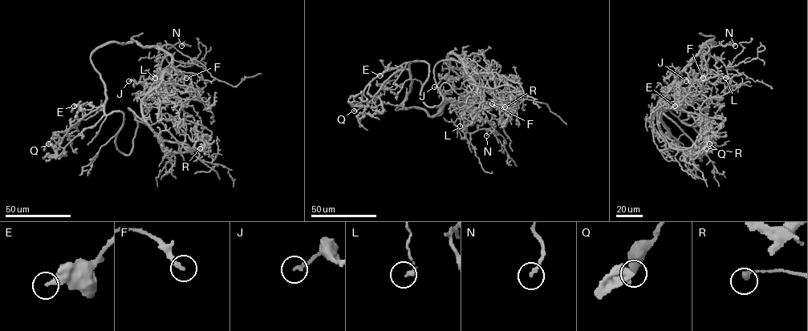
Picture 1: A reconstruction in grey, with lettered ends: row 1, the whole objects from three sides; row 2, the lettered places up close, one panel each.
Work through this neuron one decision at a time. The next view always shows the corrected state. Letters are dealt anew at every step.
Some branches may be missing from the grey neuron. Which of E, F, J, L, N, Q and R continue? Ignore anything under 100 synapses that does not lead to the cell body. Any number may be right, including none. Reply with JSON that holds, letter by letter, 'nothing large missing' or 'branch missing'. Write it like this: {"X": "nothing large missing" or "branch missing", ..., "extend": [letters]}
{"E": "nothing large missing", "F": "nothing large missing", "J": "nothing large missing", "L": "nothing large missing", "N": "nothing large missing", "Q": "nothing large missing", "R": "nothing large missing", "extend": []}

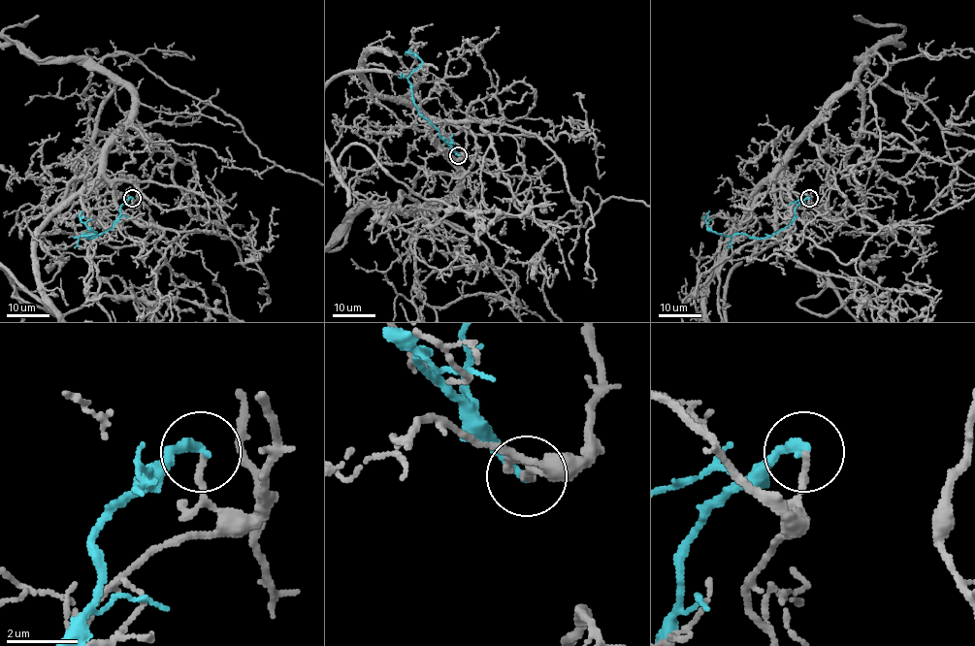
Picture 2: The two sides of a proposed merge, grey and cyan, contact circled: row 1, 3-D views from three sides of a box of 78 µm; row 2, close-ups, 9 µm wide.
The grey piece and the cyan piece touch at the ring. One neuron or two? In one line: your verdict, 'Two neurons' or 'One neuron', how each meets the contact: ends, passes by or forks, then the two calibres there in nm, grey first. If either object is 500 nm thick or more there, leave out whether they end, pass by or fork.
Two neurons. At the ring grey ends. At the ring cyan ends. Thickness 200 nm (grey) against 280 nm

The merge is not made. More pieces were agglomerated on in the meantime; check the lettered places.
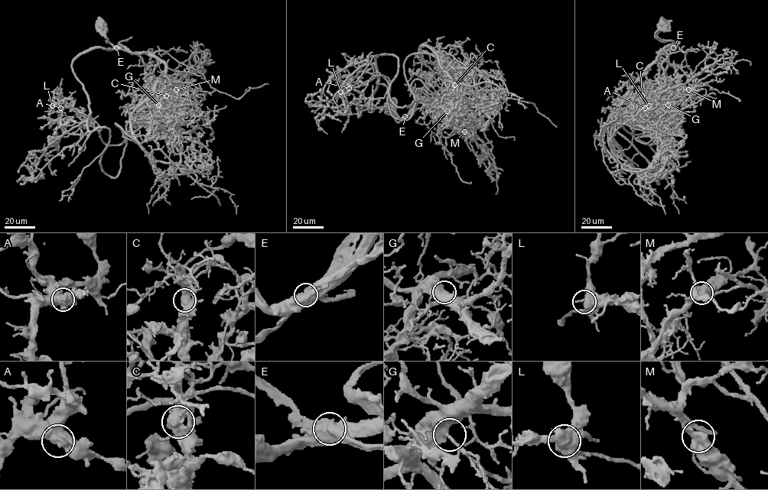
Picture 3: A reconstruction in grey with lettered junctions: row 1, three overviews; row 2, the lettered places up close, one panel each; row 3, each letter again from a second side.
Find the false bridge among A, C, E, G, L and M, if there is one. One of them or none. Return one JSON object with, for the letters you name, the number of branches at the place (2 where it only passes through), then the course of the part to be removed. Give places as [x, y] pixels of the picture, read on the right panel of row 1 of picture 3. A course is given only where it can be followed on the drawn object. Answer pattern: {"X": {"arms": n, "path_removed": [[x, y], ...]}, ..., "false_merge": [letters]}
{"E": {"arms": 2, "path_removed": [[673, 47], [665, 55], [678, 85], [651, 131], [677, 145], [645, 127], [632, 133], [643, 133], [649, 89]]}, "false_merge": ["E"]}

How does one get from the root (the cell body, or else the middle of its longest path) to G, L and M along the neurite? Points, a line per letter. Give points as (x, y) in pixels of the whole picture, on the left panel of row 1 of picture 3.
G: (102, 24), (105, 24), (106, 42), (135, 53), (141, 59), (144, 66), (146, 100), (158, 105)
L: (102, 24), (114, 47), (89, 48), (72, 65), (89, 117), (63, 127), (62, 109), (52, 105)
M: (102, 24), (105, 24), (106, 42), (135, 53), (141, 59), (147, 101), (153, 104), (161, 102), (176, 89)

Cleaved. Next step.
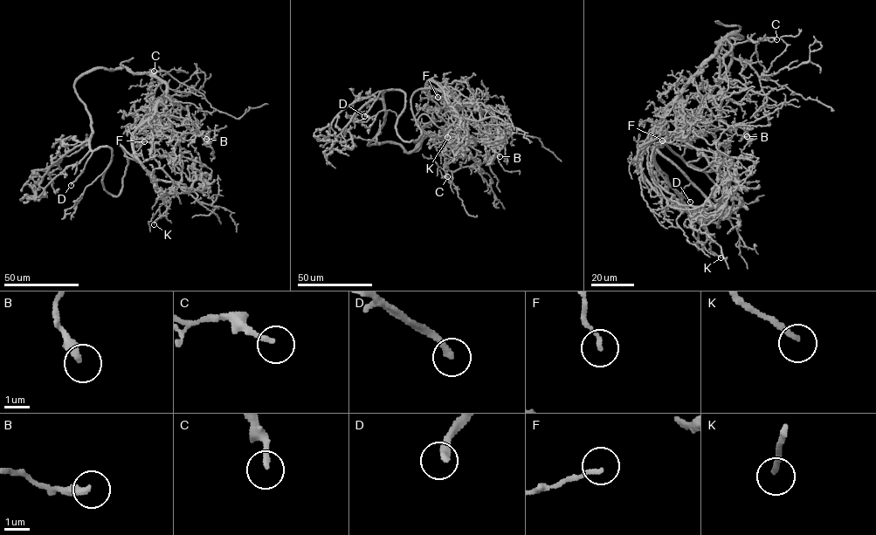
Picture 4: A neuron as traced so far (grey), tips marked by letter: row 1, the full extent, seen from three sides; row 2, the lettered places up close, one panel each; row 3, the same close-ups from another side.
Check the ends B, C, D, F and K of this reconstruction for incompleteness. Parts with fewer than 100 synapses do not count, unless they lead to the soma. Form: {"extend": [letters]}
{"extend": ["D"]}

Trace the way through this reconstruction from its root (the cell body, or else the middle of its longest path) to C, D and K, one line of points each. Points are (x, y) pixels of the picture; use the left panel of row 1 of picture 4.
C: (122, 180), (126, 154), (141, 147), (135, 133), (160, 82), (154, 74), (168, 74), (154, 71)
D: (122, 180), (116, 196), (105, 189), (102, 176), (111, 149), (100, 147), (71, 185)
K: (122, 180), (125, 153), (140, 162), (168, 156), (181, 172), (169, 206), (154, 224)

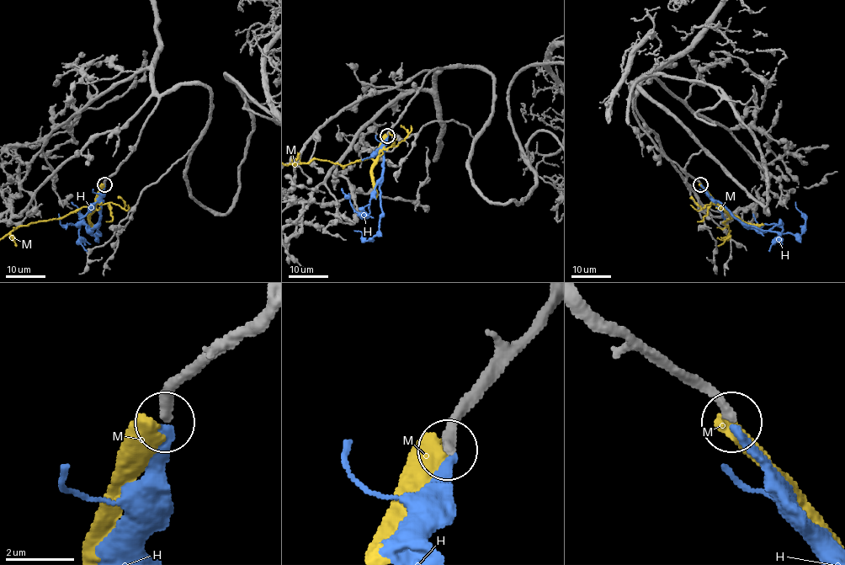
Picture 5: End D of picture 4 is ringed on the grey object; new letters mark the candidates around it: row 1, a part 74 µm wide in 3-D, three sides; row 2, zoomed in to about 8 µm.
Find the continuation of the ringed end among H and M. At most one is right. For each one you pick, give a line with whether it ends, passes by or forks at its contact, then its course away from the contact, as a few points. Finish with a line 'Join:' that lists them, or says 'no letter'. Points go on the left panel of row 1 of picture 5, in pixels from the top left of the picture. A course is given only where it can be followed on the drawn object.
H: it ends; course (104, 185), (100, 217), (97, 226), (98, 233), (91, 233), (77, 208), (71, 202)
Join: H

